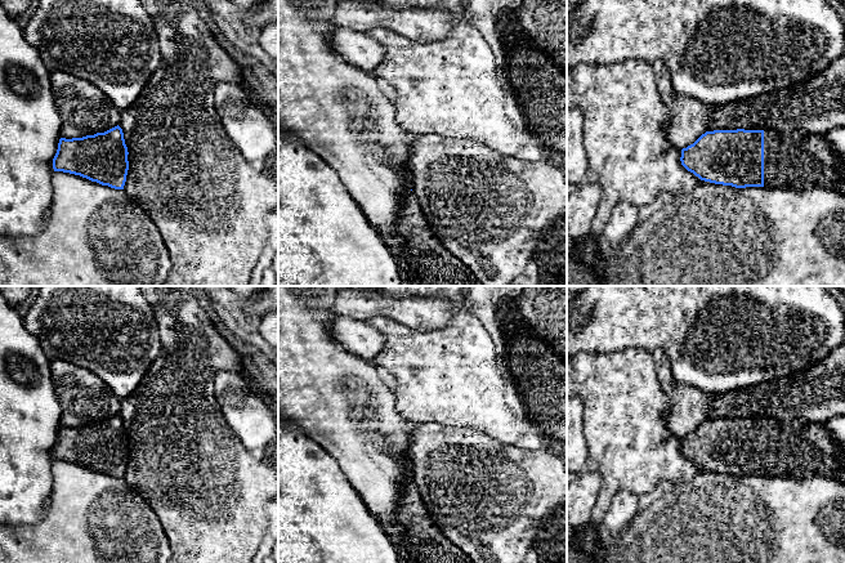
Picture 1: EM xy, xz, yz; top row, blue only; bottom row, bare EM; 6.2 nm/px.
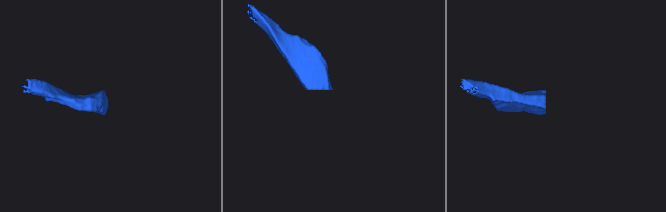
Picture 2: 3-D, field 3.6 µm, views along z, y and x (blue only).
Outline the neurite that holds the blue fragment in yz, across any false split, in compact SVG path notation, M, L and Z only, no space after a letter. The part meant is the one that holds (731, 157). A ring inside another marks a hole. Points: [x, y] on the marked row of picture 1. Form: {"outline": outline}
{"outline": "M714 130L681 149L681 165L701 180L795 191L830 189L842 178L841 160L822 134Z"}

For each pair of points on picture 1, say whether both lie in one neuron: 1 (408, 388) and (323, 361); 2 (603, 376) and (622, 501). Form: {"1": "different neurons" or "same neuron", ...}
{"1": "different neurons", "2": "different neurons"}

